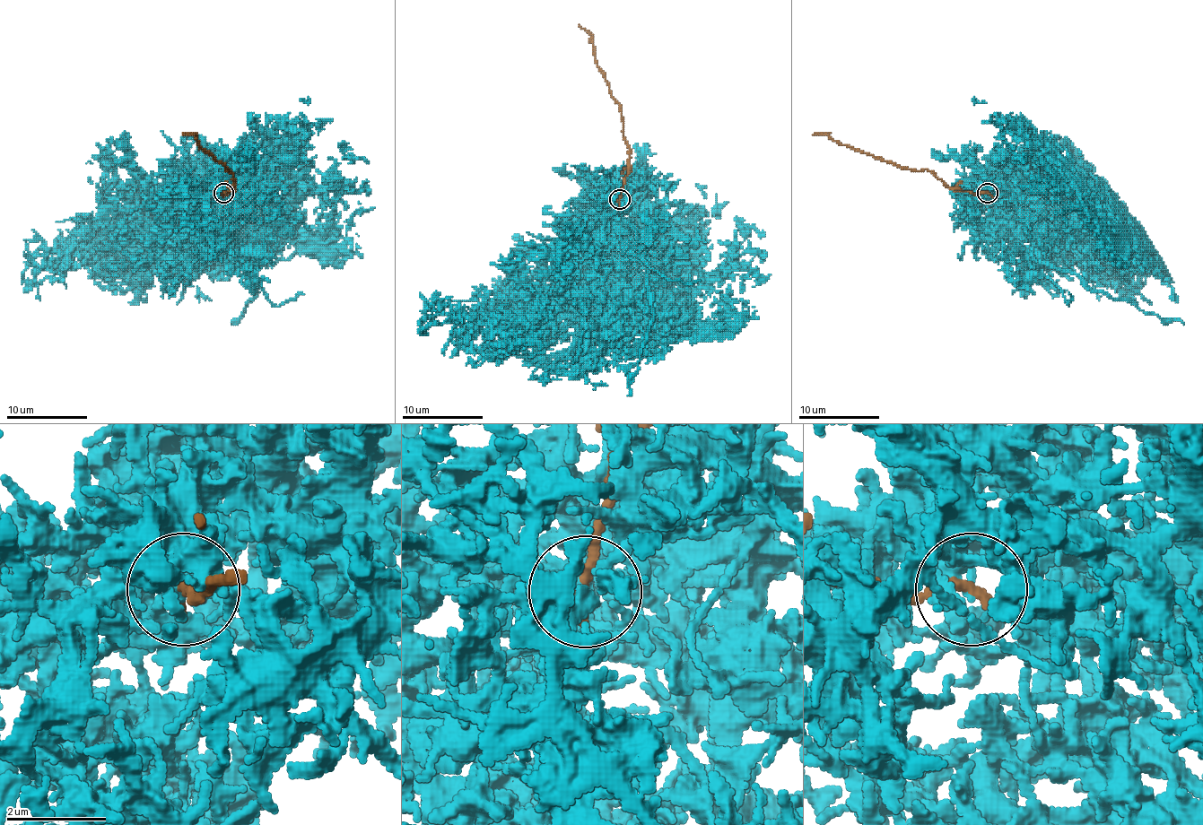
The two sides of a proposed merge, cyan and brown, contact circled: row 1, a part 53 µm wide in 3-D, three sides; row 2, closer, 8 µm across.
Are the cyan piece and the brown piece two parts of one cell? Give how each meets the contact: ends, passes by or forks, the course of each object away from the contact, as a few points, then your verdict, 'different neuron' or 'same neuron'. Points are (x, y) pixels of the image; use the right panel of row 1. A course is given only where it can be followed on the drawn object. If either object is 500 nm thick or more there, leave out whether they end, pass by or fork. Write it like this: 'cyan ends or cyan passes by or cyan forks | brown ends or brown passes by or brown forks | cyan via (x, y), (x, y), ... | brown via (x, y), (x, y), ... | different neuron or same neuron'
cyan passes by | brown ends | cyan via (988, 193), (1107, 241), (1091, 270), (1099, 300) | brown via (988, 193), (945, 185), (926, 169), (897, 167), (824, 134), (813, 134) | different neuron

